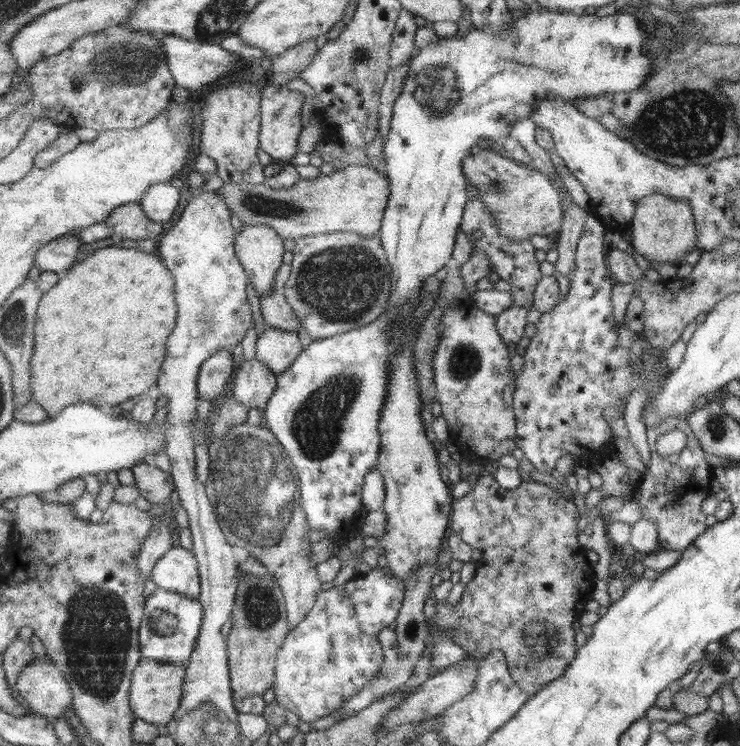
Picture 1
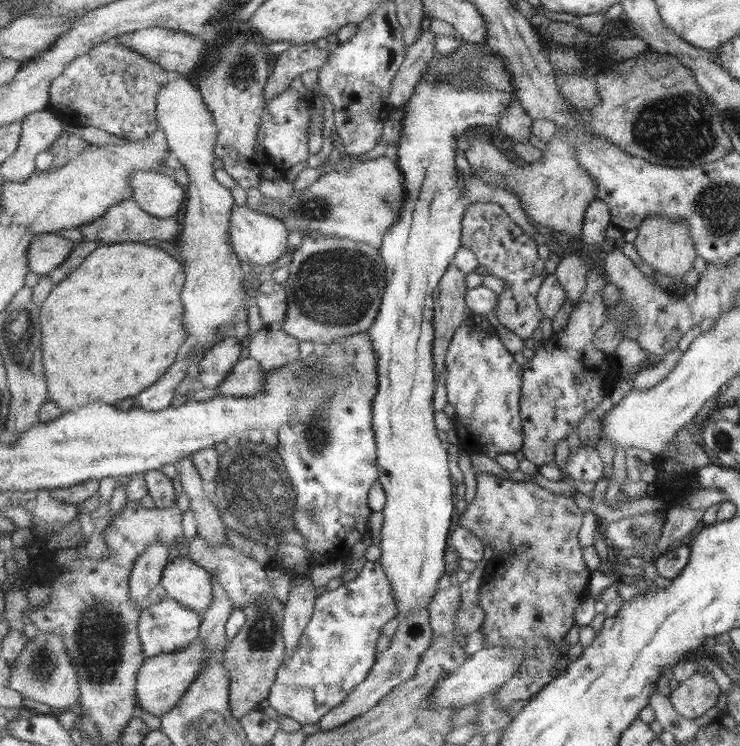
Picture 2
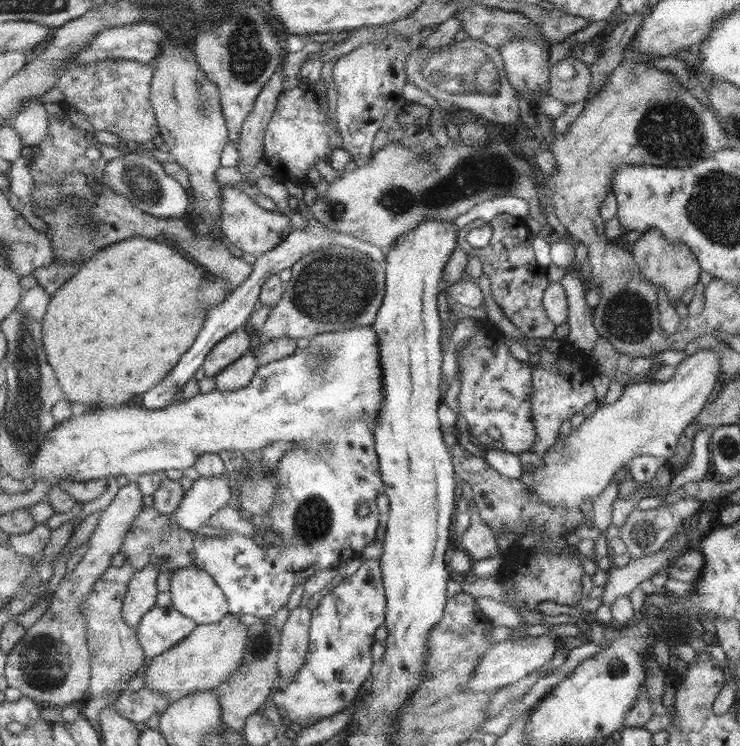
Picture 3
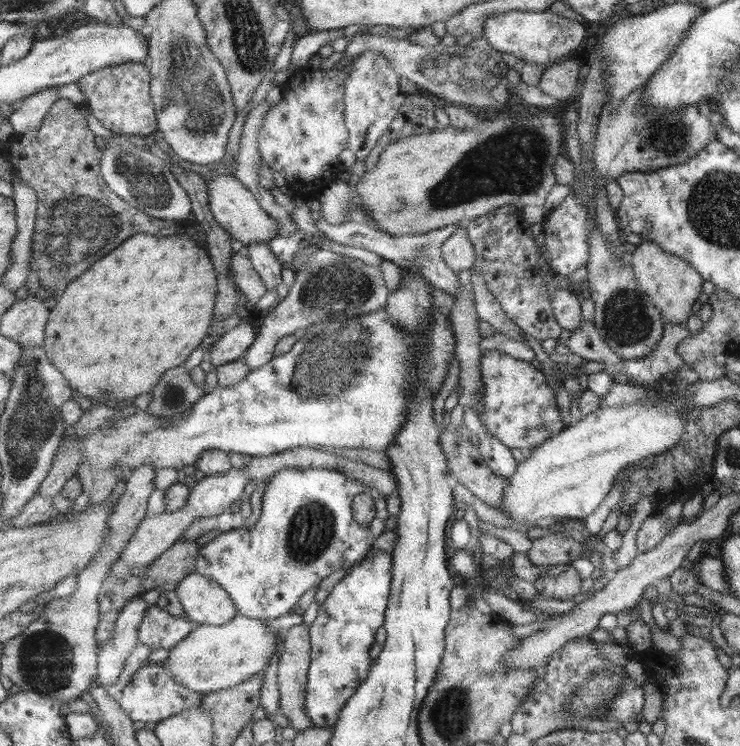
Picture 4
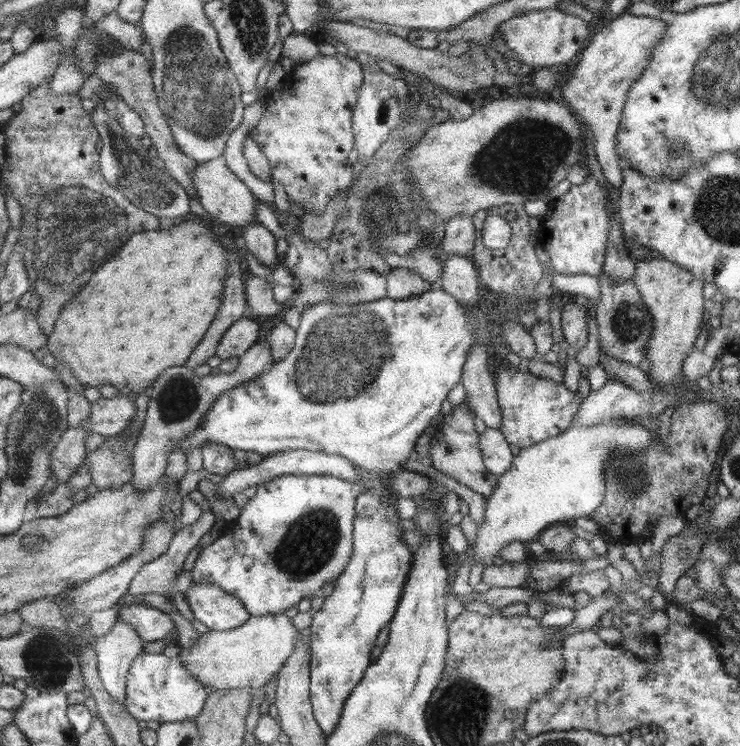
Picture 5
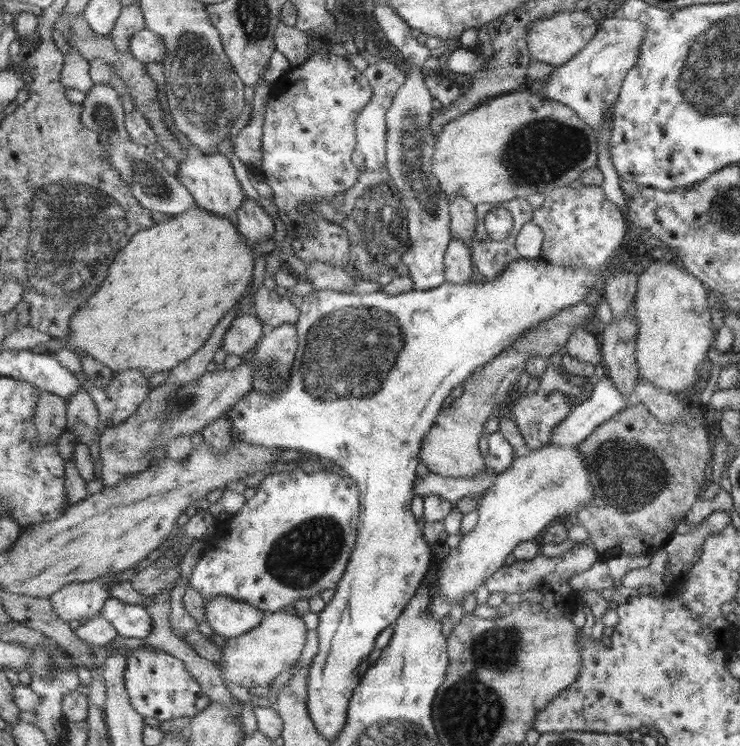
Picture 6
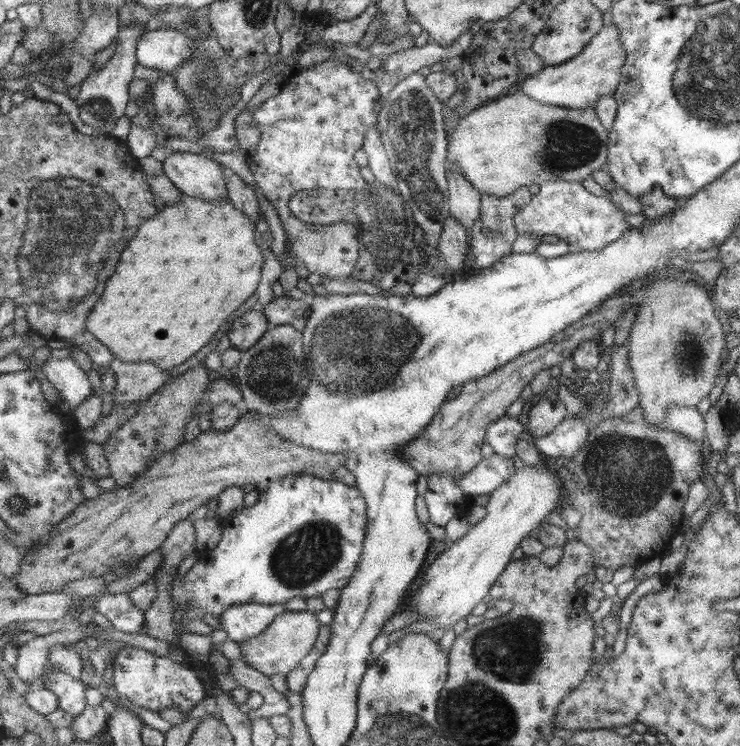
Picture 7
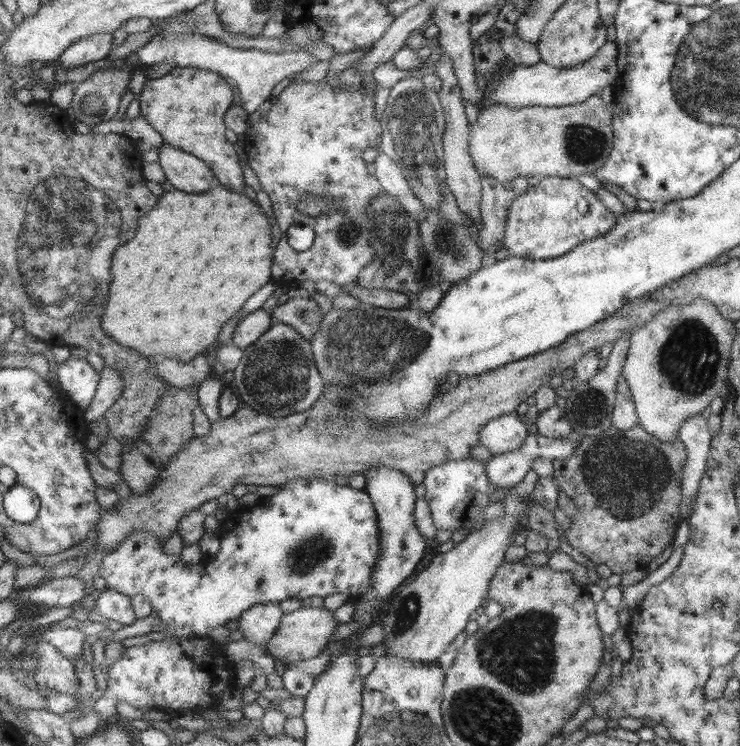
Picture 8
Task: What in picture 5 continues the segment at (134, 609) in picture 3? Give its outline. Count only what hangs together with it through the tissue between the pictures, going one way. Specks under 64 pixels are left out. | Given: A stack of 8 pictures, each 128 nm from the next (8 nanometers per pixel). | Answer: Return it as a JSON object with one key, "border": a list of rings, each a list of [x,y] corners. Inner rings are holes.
{"border":[[[121,619],[109,634],[93,640],[100,677],[116,703],[126,706],[128,676],[134,660],[143,652],[144,644],[136,628]]]}

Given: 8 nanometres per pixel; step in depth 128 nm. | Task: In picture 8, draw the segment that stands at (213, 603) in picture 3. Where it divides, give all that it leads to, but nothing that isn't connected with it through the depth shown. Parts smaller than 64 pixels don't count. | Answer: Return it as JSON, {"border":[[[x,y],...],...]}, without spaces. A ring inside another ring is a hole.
{"border":[[[280,603],[255,605],[237,619],[238,629],[249,642],[266,645],[277,632],[284,613]]]}

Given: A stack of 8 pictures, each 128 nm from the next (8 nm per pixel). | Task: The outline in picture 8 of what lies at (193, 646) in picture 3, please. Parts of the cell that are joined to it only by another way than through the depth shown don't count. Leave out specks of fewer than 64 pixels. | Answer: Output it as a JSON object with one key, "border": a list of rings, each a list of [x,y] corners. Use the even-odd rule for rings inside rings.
{"border":[[[301,607],[299,610],[284,613],[281,624],[273,638],[268,640],[266,649],[268,653],[281,660],[287,666],[293,662],[299,662],[307,658],[320,655],[325,646],[327,647],[329,638],[333,636],[333,630],[339,626],[339,622],[333,617],[333,610],[327,607]]]}

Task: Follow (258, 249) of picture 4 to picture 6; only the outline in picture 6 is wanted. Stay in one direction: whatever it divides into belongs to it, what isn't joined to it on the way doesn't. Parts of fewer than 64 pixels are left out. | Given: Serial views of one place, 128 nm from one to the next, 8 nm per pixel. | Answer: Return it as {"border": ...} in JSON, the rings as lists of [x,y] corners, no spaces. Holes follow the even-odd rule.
{"border":[[[246,196],[246,202],[243,203],[242,208],[238,209],[236,220],[242,239],[246,244],[251,245],[257,242],[271,246],[271,238],[275,234],[274,220],[252,198]]]}

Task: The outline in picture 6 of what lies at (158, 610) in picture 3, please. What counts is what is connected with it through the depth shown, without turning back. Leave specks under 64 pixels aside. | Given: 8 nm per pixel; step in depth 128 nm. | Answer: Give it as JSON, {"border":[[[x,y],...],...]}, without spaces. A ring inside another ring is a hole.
{"border":[[[110,596],[101,614],[125,638],[147,639],[154,631],[154,618],[144,606],[127,604]]]}

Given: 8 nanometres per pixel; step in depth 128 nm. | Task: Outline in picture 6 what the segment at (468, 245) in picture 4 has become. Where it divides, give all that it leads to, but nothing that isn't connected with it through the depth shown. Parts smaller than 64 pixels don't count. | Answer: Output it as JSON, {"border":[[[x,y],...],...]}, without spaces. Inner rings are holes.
{"border":[[[464,196],[452,198],[450,203],[450,227],[454,238],[462,238],[469,245],[476,235],[476,206]]]}

